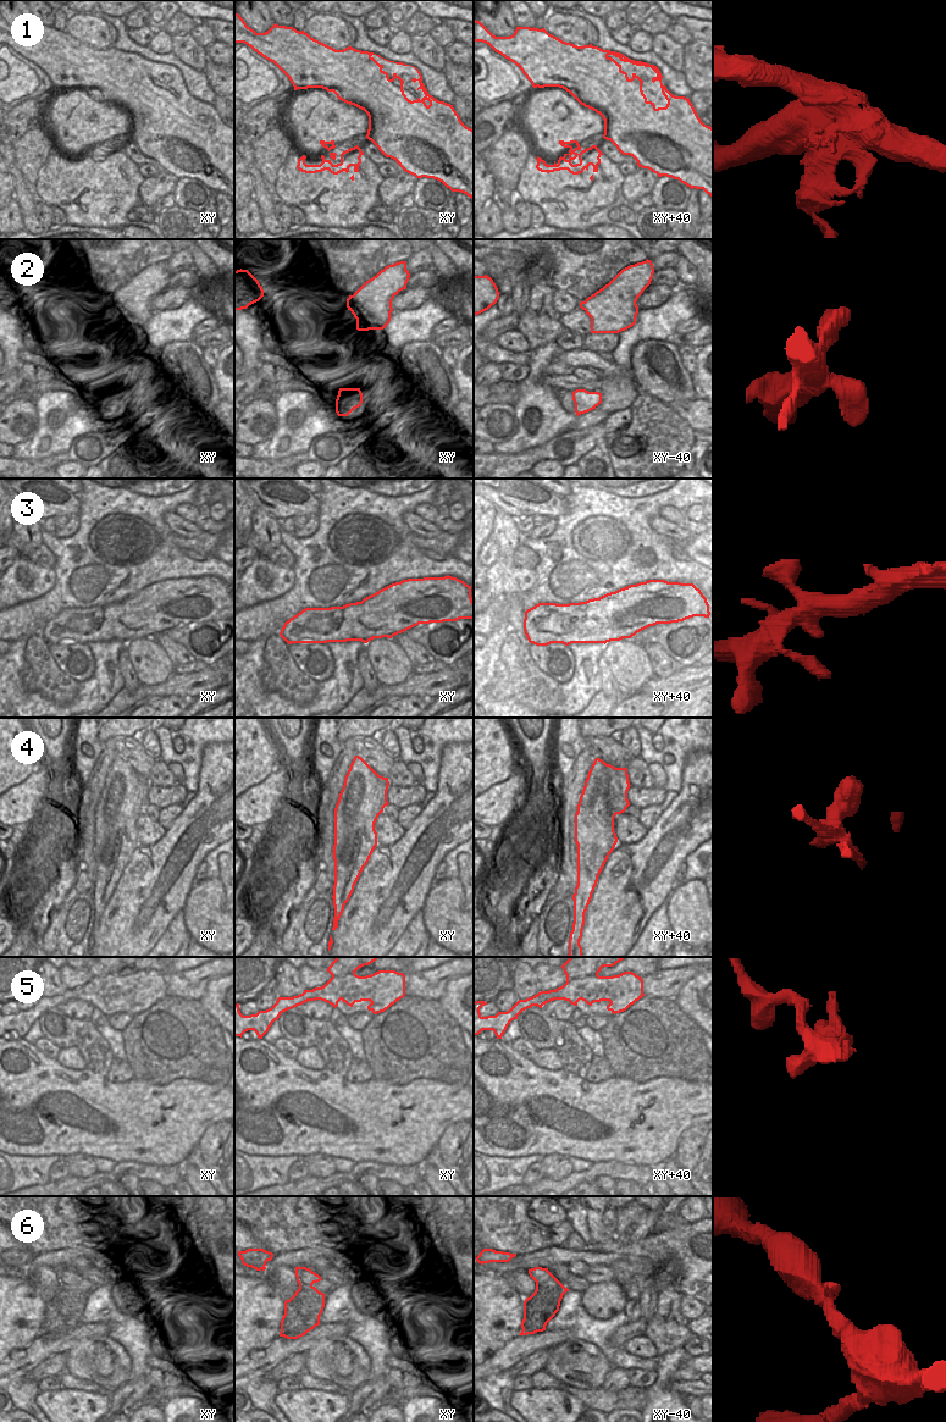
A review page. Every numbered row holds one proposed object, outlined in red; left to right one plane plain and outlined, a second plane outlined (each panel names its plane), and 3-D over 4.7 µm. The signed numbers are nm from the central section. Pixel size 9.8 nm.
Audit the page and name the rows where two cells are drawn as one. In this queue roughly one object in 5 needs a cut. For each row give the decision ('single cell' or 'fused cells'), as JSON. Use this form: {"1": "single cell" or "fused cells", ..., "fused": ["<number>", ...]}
{"1": "fused cells", "2": "single cell", "3": "single cell", "4": "fused cells", "5": "single cell", "6": "single cell", "fused": ["1", "4"]}

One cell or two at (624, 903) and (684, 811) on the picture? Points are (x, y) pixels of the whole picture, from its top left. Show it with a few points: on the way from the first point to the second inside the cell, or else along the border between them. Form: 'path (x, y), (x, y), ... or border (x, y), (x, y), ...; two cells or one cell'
path (631, 880), (676, 834); one cell

